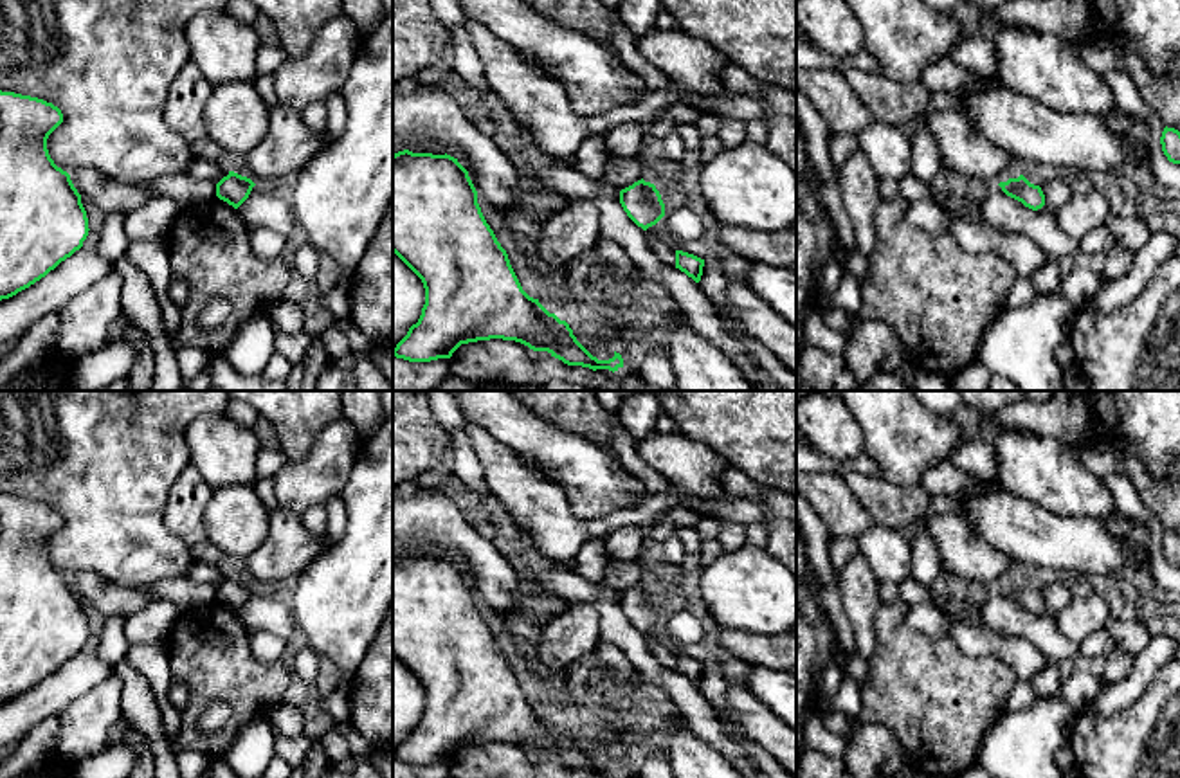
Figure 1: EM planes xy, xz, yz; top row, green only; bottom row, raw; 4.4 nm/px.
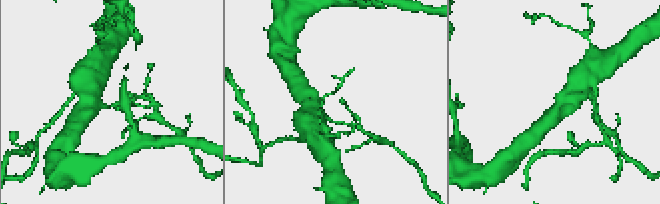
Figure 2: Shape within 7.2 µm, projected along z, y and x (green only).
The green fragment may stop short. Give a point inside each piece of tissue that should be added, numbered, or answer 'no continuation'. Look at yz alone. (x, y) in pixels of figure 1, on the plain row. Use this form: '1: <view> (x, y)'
no continuation

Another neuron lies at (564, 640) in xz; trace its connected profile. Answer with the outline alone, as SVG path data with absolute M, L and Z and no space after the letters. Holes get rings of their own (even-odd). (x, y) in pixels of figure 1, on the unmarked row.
M593 603L571 607L549 621L542 632L539 663L551 670L569 668L600 641L600 612Z

